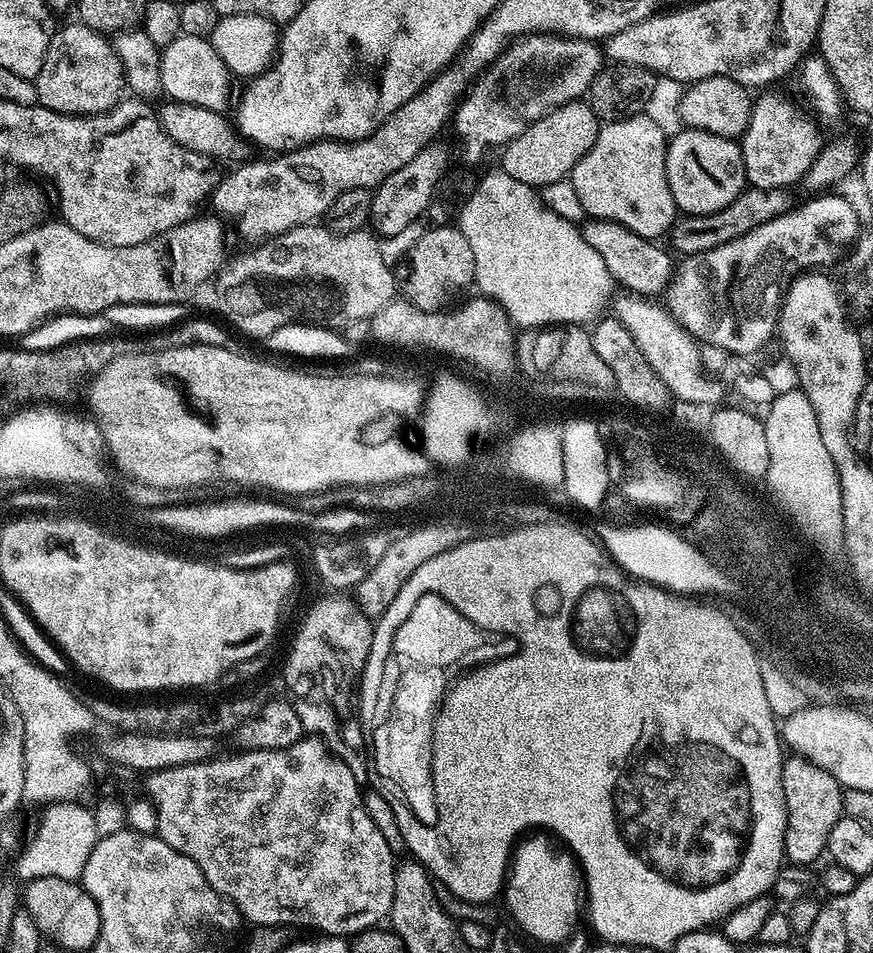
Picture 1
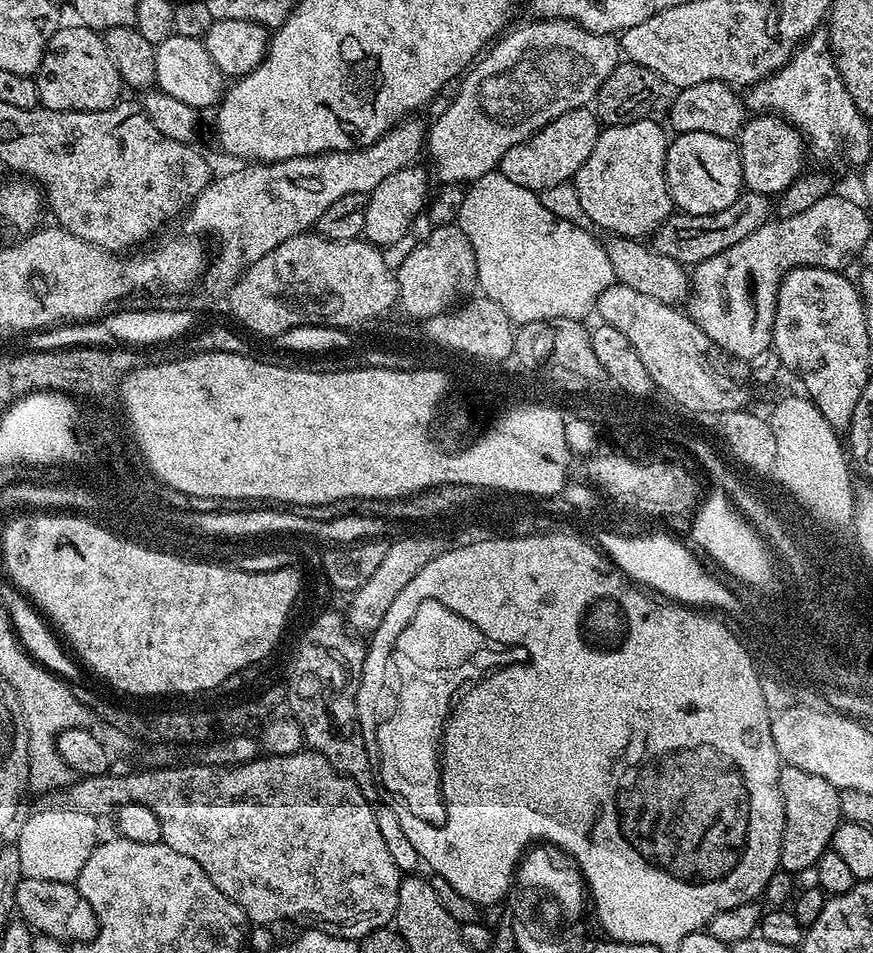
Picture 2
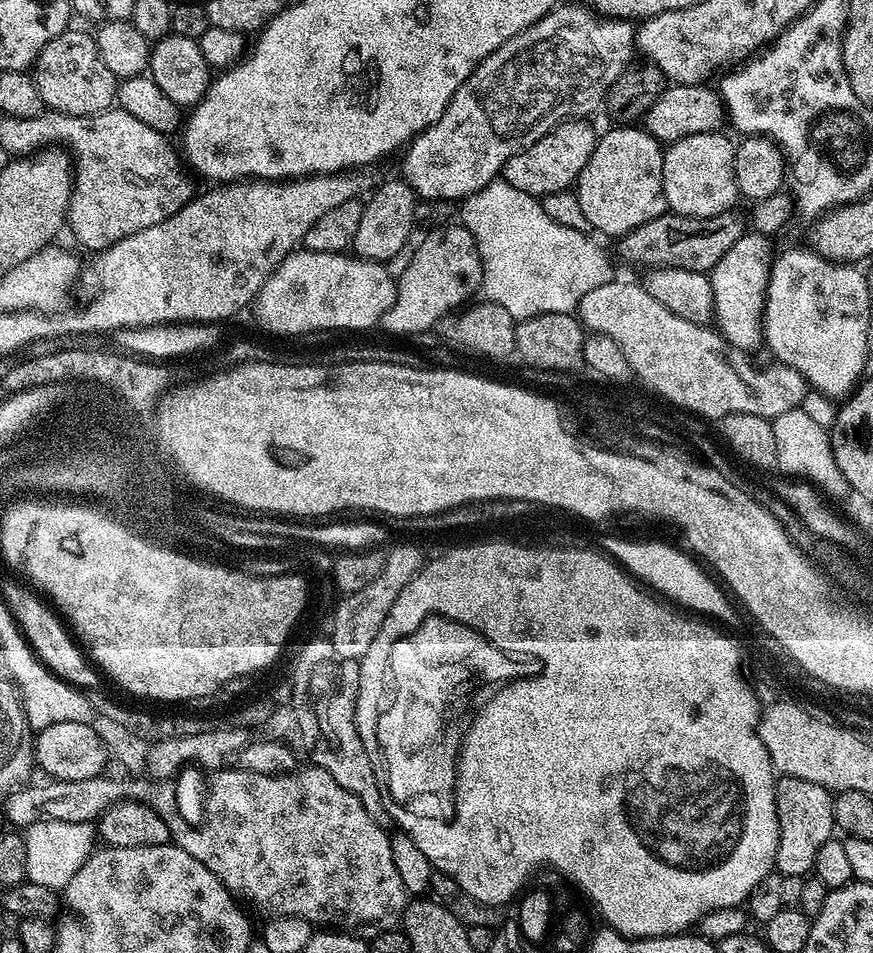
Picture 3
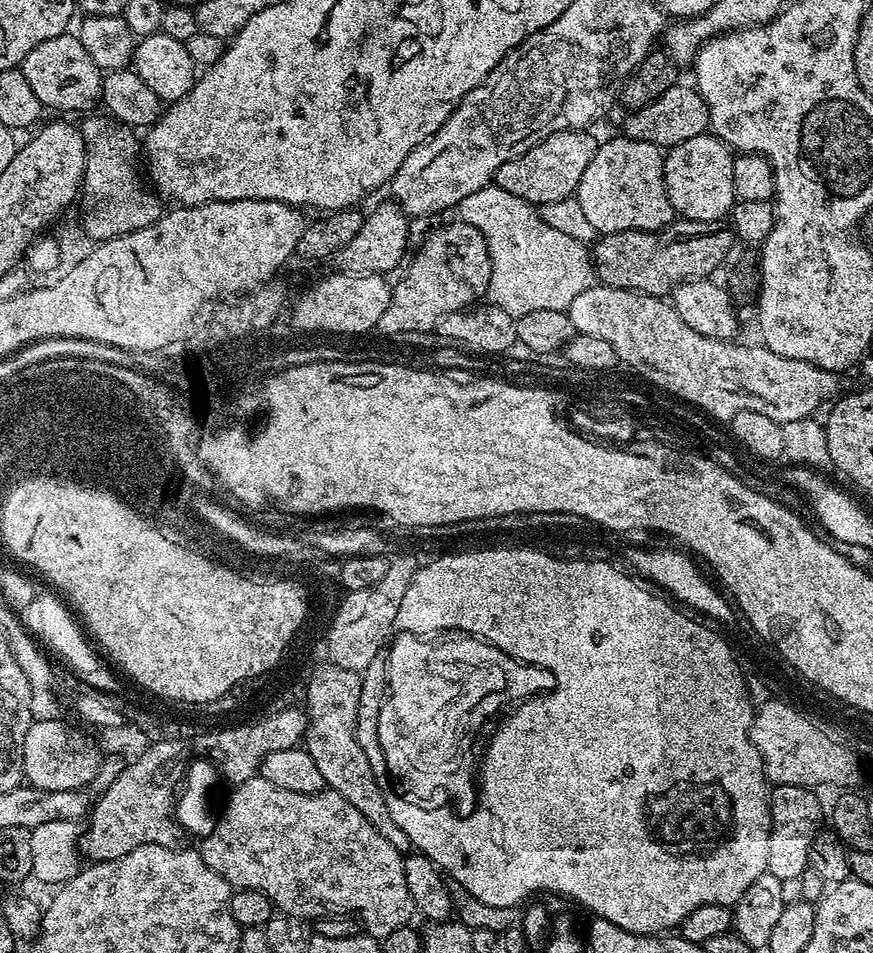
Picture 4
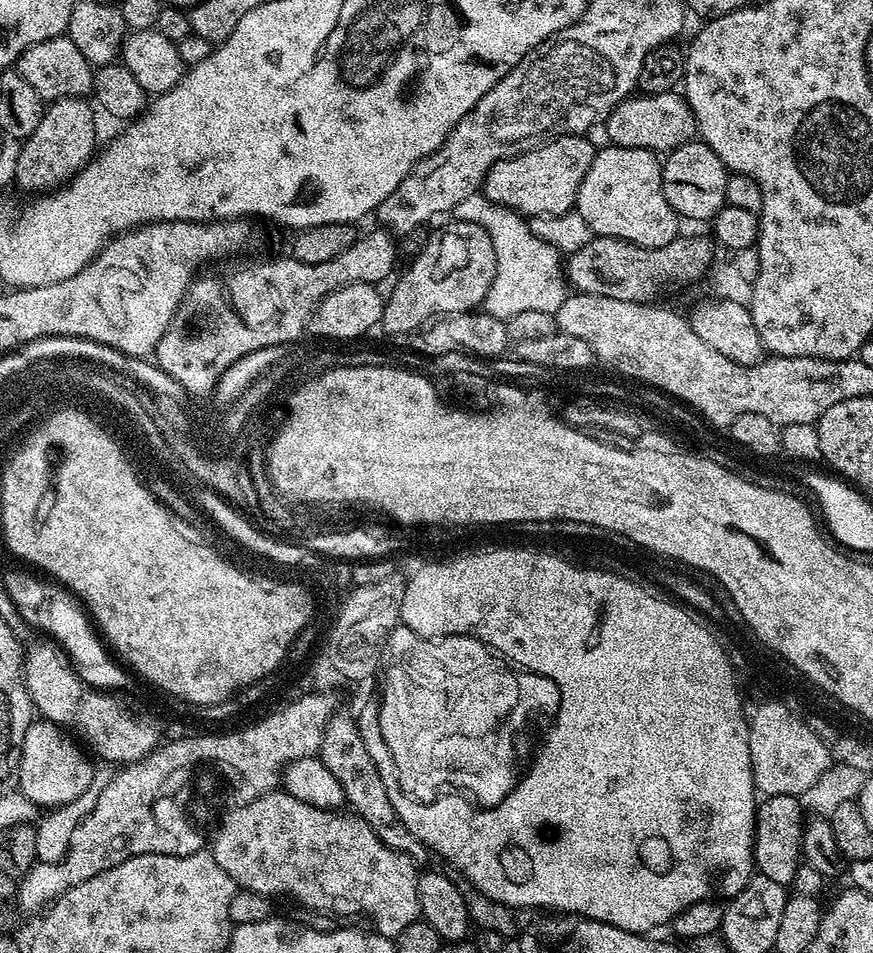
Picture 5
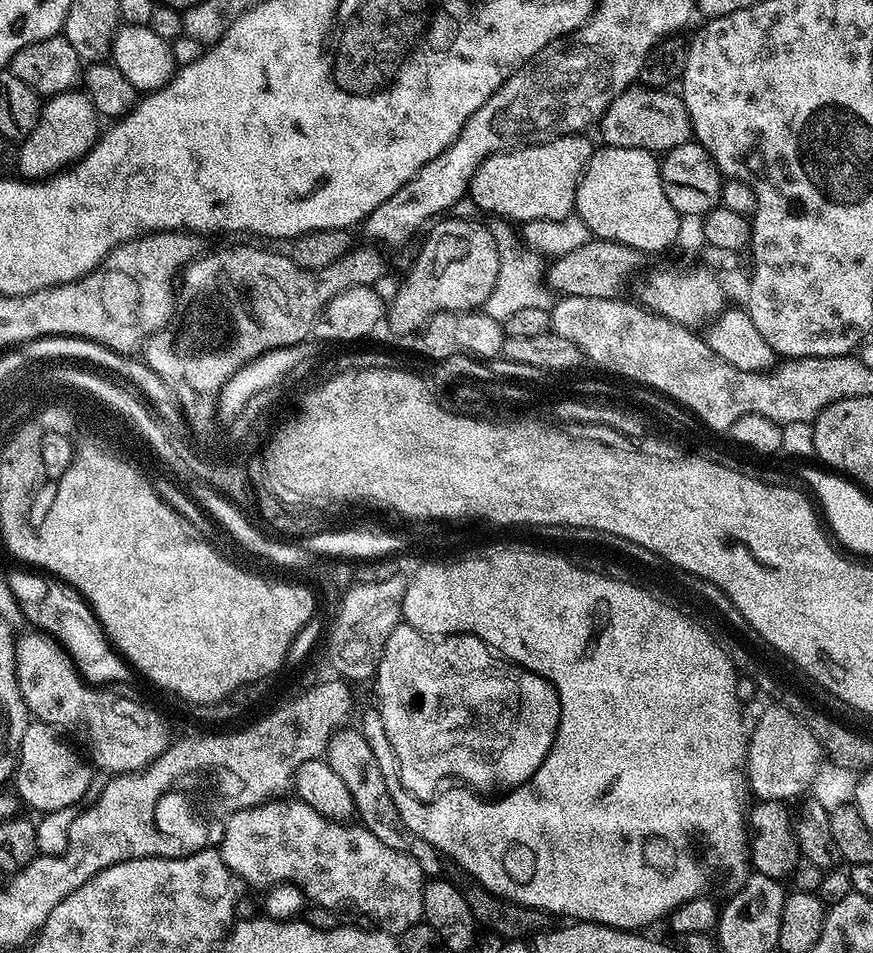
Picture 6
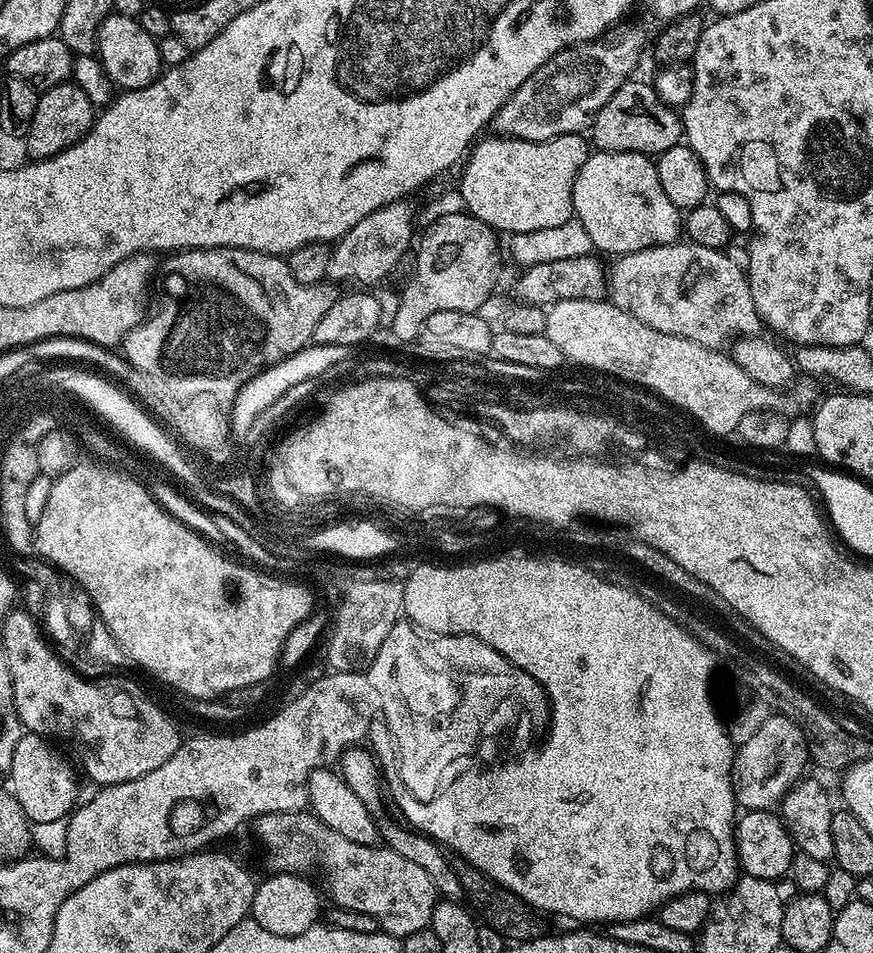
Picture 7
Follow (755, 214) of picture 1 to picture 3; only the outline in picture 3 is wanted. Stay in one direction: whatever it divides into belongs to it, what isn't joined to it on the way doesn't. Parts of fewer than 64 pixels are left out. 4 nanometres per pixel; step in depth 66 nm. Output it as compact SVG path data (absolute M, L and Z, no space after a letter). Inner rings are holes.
M733 210L710 218L665 214L619 237L620 256L628 264L645 264L645 269L681 268L691 272L711 273L712 267L746 235L746 220Z

